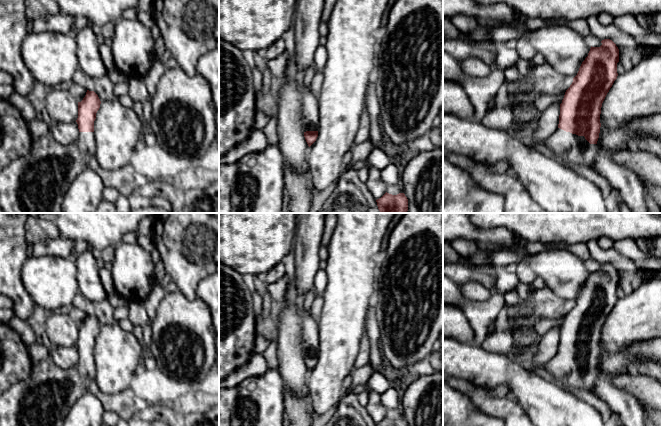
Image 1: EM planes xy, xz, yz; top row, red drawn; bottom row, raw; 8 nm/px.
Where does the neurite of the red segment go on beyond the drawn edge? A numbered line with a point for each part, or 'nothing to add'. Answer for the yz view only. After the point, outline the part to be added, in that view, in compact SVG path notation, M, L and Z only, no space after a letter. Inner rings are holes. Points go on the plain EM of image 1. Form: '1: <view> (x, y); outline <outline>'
1: yz (571, 372); outline M560 352L543 367L553 378L566 387L589 391L597 377L597 368L590 368L584 360Z

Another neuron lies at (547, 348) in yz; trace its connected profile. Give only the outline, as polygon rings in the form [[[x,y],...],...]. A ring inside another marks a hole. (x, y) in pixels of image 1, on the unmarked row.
[[[553,327],[540,336],[537,347],[525,360],[530,371],[536,371],[549,363],[558,352],[559,339],[560,329],[558,327]]]

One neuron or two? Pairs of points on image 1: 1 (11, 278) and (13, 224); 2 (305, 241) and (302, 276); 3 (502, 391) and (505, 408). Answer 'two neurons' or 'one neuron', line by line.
1: one neuron
2: one neuron
3: two neurons

